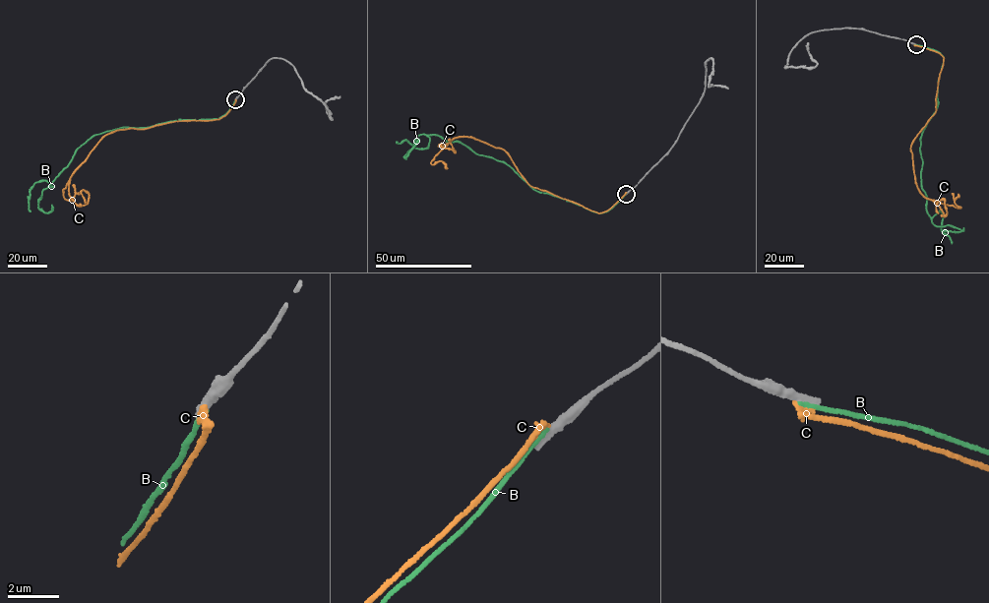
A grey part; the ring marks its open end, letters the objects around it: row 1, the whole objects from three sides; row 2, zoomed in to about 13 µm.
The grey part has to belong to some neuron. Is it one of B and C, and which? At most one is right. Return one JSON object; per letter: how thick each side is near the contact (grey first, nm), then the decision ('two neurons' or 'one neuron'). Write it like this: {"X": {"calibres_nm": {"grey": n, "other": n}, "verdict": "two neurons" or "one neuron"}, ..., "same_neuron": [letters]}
{"B": {"calibres_nm": {"grey": 400, "other": 200}, "verdict": "two neurons"}, "C": {"calibres_nm": {"grey": 440, "other": 300}, "verdict": "two neurons"}, "same_neuron": []}

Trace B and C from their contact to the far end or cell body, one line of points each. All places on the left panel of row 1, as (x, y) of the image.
B: (235, 99), (225, 114), (216, 118), (121, 127), (92, 136), (43, 189), (38, 208), (49, 212), (51, 205)
C: (235, 99), (218, 119), (176, 121), (104, 136), (71, 176), (71, 198), (85, 205), (85, 190), (85, 203)

